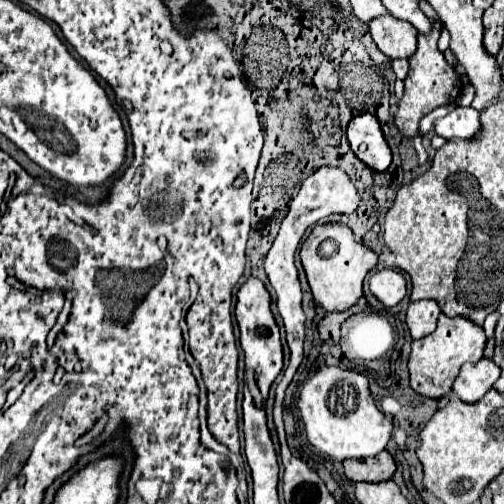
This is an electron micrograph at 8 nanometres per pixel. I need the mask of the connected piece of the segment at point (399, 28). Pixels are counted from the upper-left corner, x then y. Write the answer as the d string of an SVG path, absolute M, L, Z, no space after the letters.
M391 14L373 18L369 22L369 34L387 58L409 58L415 52L417 30L409 22L391 18Z

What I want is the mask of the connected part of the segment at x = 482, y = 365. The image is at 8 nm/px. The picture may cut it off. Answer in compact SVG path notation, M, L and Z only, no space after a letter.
M481 358L475 364L463 364L459 376L455 378L453 392L467 404L479 402L487 390L499 378L499 366L495 366L489 358Z

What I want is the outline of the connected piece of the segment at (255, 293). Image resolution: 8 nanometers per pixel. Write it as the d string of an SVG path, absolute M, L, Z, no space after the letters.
M247 278L247 282L237 292L235 304L235 318L239 324L239 342L243 348L245 369L255 370L257 384L264 399L267 399L270 387L283 368L283 348L279 340L279 328L271 314L271 300L269 292L265 290L263 282L257 278Z

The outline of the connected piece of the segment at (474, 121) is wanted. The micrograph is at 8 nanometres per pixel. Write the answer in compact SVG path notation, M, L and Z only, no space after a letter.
M453 108L445 118L433 122L435 134L443 138L471 138L479 130L479 112L471 108Z

